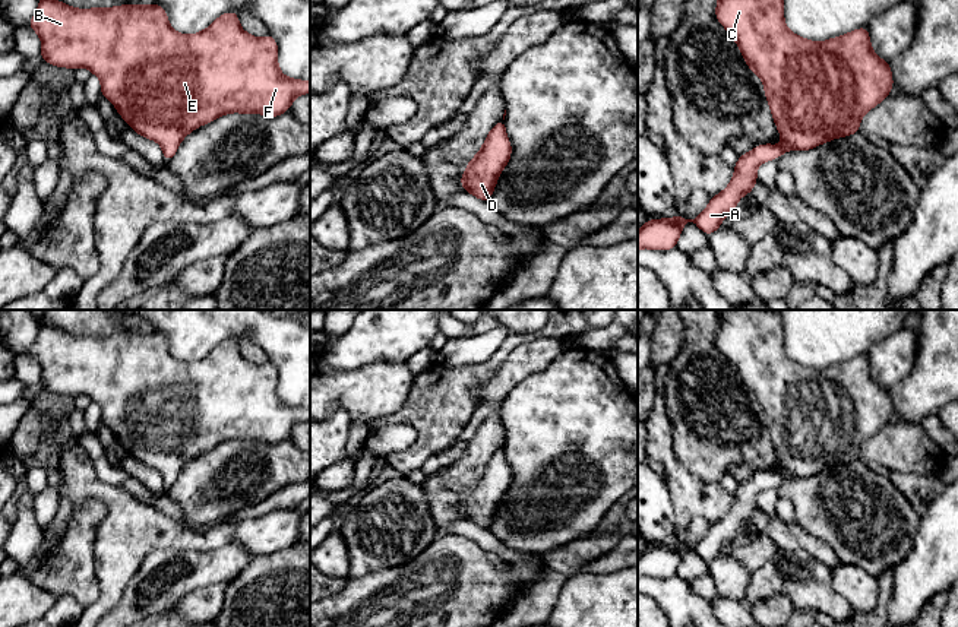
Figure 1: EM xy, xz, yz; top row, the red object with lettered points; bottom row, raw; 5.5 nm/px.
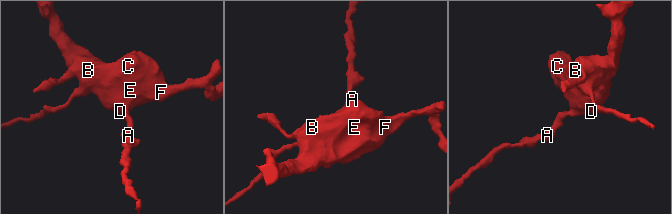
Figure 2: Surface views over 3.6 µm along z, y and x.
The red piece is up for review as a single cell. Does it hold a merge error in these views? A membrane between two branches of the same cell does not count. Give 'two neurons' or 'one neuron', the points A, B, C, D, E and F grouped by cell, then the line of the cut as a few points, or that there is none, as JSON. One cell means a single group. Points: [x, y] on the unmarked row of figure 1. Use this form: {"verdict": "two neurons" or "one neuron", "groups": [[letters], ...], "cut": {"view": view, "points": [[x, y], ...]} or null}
{"verdict": "one neuron", "groups": [["A", "B", "C", "D", "E", "F"]], "cut": null}

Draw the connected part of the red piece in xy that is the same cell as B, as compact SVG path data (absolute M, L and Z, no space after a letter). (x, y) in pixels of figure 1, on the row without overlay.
M39 322L38 336L28 351L41 365L41 386L57 395L86 395L101 408L101 422L140 463L159 471L165 490L171 488L180 469L199 453L230 440L278 444L293 428L310 419L310 409L291 406L278 395L278 371L272 362L256 365L241 357L238 341L227 339L206 357L184 362L174 358L162 333L123 332L116 335L76 336Z

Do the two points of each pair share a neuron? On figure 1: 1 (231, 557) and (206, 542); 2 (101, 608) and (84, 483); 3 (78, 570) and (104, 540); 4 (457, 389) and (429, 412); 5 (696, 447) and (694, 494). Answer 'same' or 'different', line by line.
1: different
2: same
3: different
4: same
5: different

